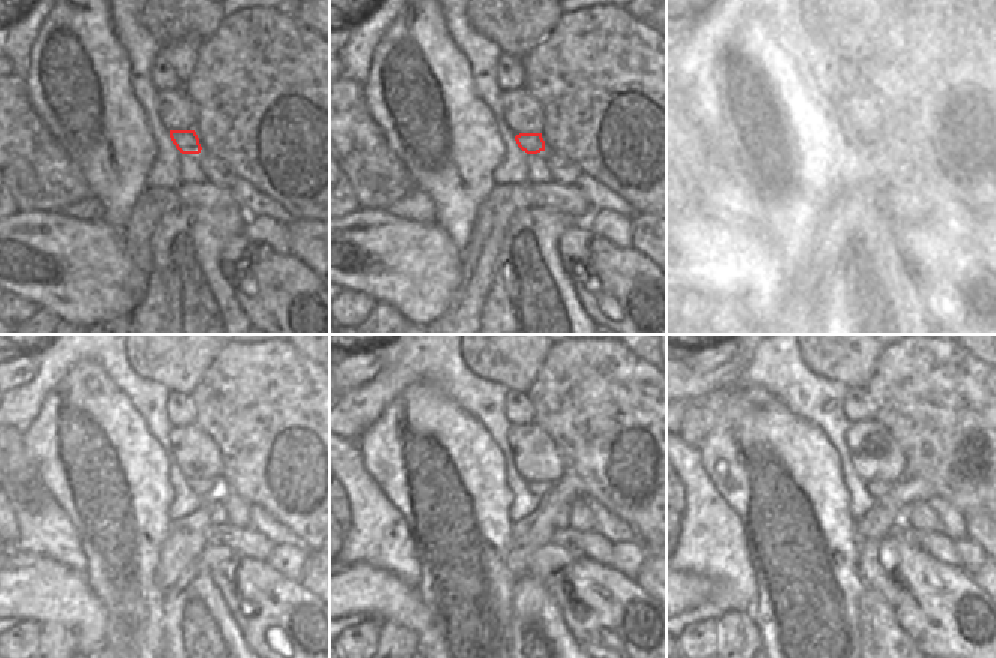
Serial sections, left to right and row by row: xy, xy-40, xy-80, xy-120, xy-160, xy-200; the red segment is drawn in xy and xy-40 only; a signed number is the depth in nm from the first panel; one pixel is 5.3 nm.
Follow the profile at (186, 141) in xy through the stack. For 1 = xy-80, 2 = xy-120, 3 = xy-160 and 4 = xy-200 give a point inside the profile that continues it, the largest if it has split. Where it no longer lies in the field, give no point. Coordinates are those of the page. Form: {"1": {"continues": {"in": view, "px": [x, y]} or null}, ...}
{"1": {"continues": {"in": "xy-80", "px": [869, 147]}}, "2": {"continues": {"in": "xy-120", "px": [204, 487]}}, "3": {"continues": {"in": "xy-160", "px": [539, 489]}}, "4": {"continues": {"in": "xy-200", "px": [876, 489]}}}

